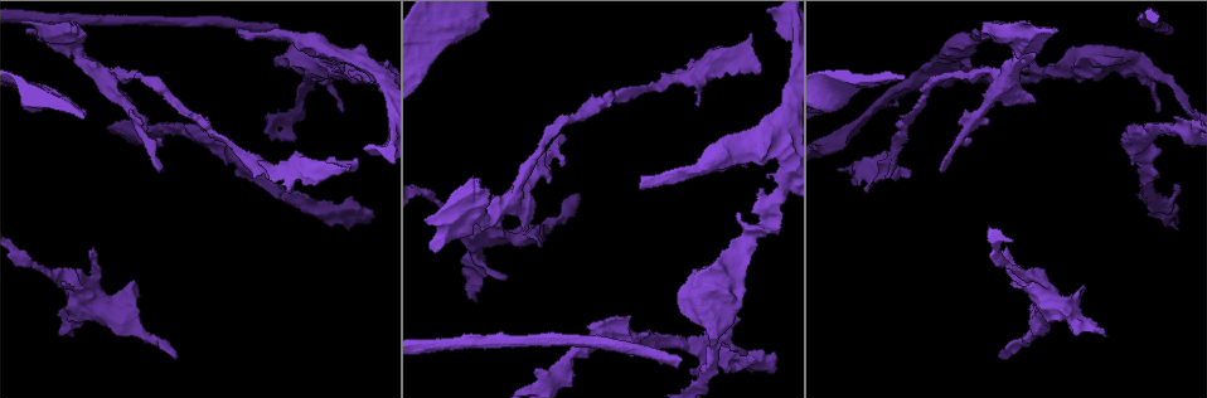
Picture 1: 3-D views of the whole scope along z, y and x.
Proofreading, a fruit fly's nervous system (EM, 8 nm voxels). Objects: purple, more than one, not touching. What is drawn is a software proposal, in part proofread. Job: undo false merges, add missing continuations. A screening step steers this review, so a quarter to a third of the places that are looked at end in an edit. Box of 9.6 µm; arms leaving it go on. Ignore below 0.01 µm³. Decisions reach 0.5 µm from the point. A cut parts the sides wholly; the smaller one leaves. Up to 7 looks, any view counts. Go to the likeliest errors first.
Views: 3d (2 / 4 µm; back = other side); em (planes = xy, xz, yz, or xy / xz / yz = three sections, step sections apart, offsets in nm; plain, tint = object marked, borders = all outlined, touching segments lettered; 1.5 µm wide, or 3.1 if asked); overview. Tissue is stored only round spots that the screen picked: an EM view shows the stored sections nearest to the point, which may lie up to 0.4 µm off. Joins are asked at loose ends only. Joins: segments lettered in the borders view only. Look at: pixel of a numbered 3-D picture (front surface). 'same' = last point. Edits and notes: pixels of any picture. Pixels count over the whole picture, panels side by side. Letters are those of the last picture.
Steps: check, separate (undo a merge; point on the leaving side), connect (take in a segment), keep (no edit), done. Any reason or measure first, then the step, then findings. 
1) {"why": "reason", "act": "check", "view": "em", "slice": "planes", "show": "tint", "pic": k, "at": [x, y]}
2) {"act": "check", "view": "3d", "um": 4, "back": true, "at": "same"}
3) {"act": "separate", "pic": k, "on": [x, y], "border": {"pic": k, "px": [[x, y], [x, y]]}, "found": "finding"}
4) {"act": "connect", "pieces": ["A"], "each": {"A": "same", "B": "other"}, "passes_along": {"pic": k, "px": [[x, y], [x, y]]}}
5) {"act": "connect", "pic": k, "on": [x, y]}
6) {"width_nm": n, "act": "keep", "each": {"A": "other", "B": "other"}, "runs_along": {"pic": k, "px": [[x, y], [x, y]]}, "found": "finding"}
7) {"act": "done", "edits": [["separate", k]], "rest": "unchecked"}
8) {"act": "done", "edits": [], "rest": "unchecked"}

{"why": "end of a long branch", "act": "check", "view": "em", "slice": "yz", "step": 4, "show": "borders", "pic": 1, "at": [675, 366]}

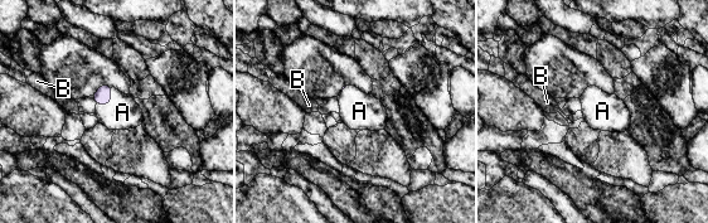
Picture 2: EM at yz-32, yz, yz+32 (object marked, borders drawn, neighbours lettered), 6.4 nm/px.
{"act": "check", "view": "em", "slice": "planes", "show": "borders", "at": "same"}

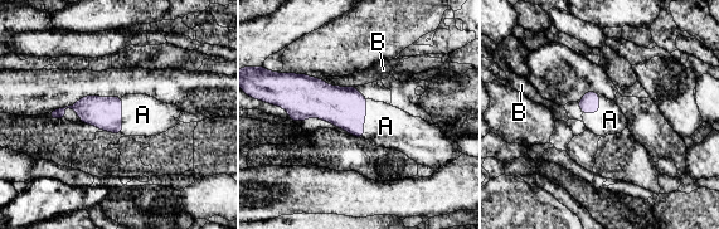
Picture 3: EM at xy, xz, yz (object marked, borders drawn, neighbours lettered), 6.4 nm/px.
{"act": "connect", "pieces": ["A"], "each": {"A": "same", "B": "other"}, "passes_along": {"pic": 3, "px": [[345, 107], [364, 117], [385, 126]]}, "found": "it goes on there"}

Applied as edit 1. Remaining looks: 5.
{"why": "stops while still wide", "act": "check", "view": "3d", "um": 2, "pic": 1, "at": [479, 179]}

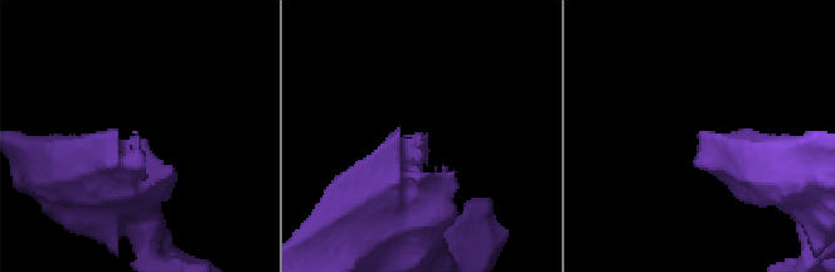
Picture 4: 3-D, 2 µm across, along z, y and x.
{"act": "check", "view": "em", "slice": "yz", "step": 8, "show": "tint", "pic": 4, "at": [138, 145]}

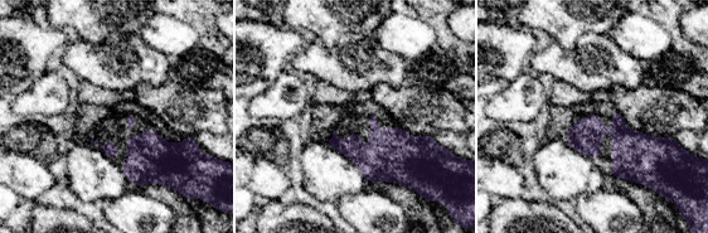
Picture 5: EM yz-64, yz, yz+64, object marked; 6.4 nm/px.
{"act": "check", "view": "em", "slice": "planes", "show": "borders", "at": "same"}

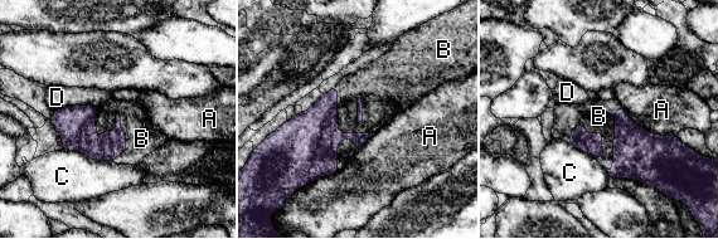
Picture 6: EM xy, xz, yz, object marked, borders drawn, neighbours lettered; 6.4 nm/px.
{"act": "connect", "pieces": ["B"], "each": {"A": "other", "B": "same", "C": "other", "D": "other"}, "found": "the neuron continues"}

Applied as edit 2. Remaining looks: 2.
{"act": "done", "edits": [["connect", 3], ["connect", 6]], "rest": "unchecked"}

